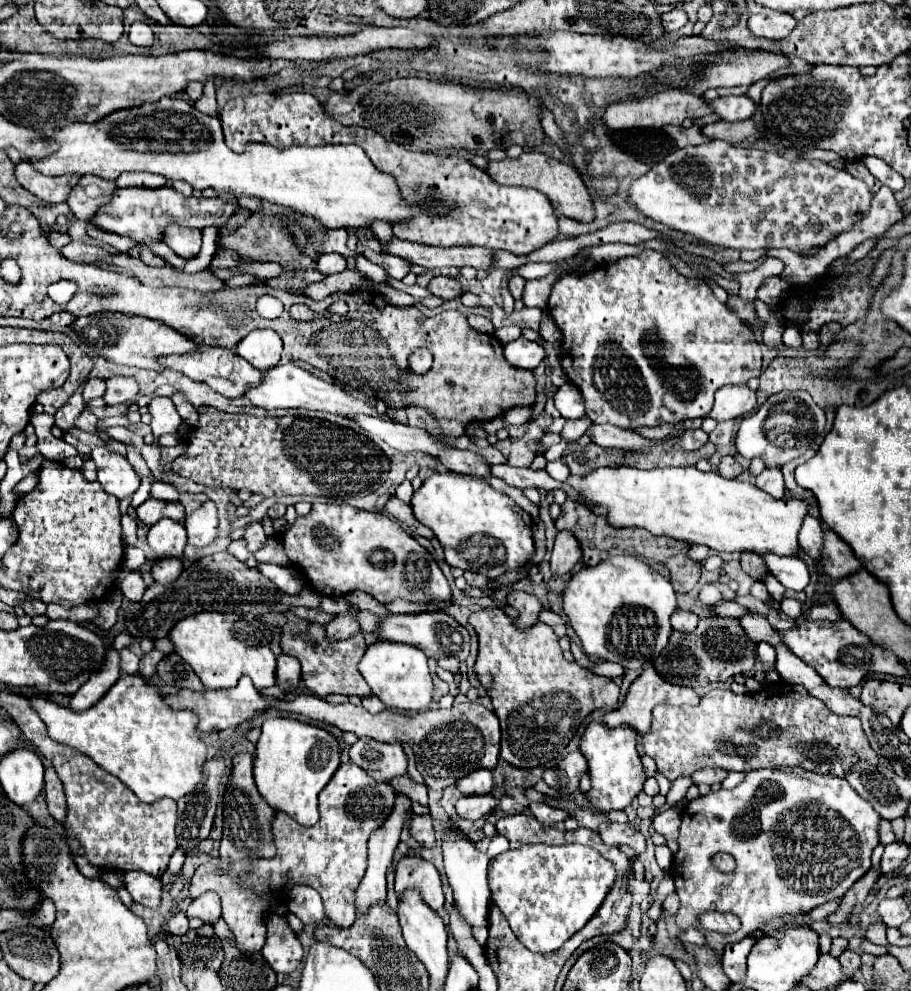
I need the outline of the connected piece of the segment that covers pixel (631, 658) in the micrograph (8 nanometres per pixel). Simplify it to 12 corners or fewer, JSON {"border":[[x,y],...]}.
{"border":[[647,562],[575,572],[563,612],[589,658],[647,668],[675,590]]}

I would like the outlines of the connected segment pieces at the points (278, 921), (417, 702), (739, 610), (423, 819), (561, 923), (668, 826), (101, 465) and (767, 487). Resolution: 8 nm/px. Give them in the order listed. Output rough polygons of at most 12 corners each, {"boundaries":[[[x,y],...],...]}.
{"boundaries":[[[283,916],[267,918],[263,958],[293,972],[303,946]],[[373,642],[359,672],[391,710],[425,710],[427,656],[401,642]],[[737,602],[709,606],[717,616],[741,618],[745,608]],[[413,814],[409,834],[423,848],[435,846],[431,816]],[[581,844],[495,856],[493,902],[531,952],[599,910],[613,864]],[[675,808],[651,822],[665,836],[665,846],[677,852],[681,814]],[[107,446],[93,448],[97,480],[123,500],[139,488],[127,458]],[[765,468],[755,484],[773,498],[785,496],[781,468]]]}

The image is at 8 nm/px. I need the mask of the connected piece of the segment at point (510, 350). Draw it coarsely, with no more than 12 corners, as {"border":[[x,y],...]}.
{"border":[[525,336],[505,344],[505,358],[533,370],[545,358],[539,342]]}

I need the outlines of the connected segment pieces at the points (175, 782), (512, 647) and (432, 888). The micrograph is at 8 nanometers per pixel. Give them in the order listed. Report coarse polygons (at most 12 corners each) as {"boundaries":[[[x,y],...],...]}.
{"boundaries":[[[143,676],[89,710],[29,698],[141,802],[203,782],[197,716]],[[477,610],[474,671],[501,758],[547,764],[619,686],[551,626]],[[419,854],[401,858],[395,892],[417,888],[433,908],[443,908],[437,868]]]}

